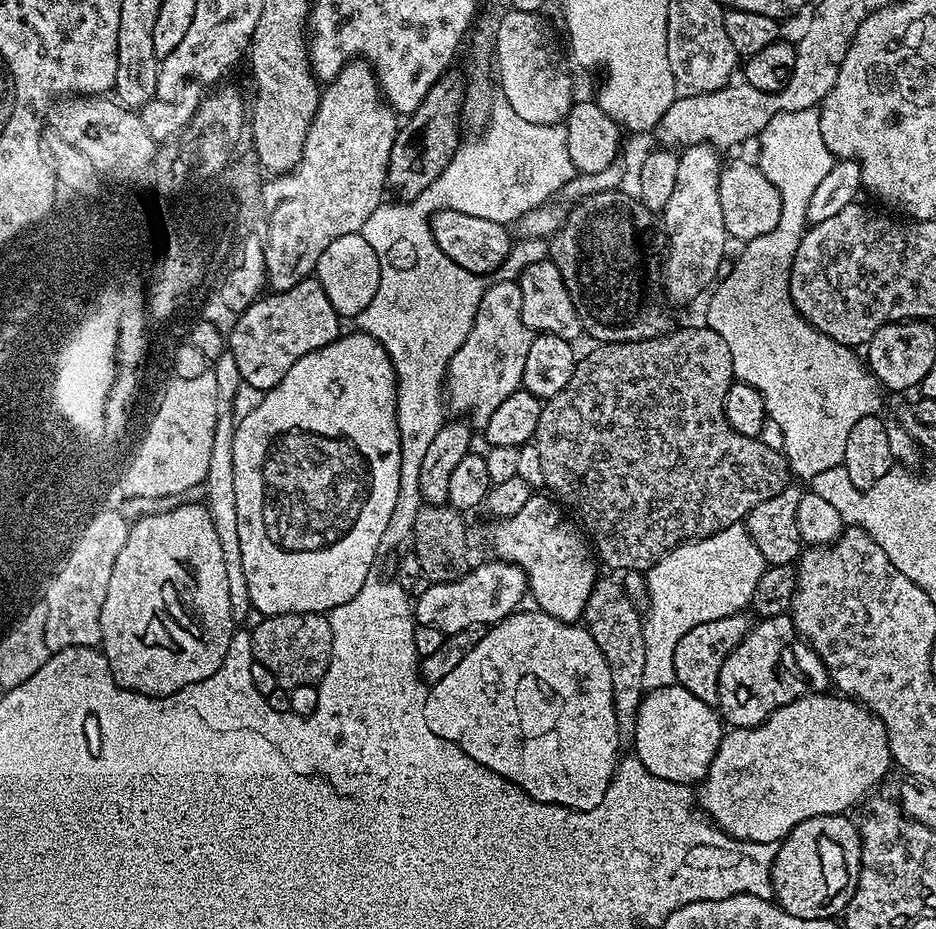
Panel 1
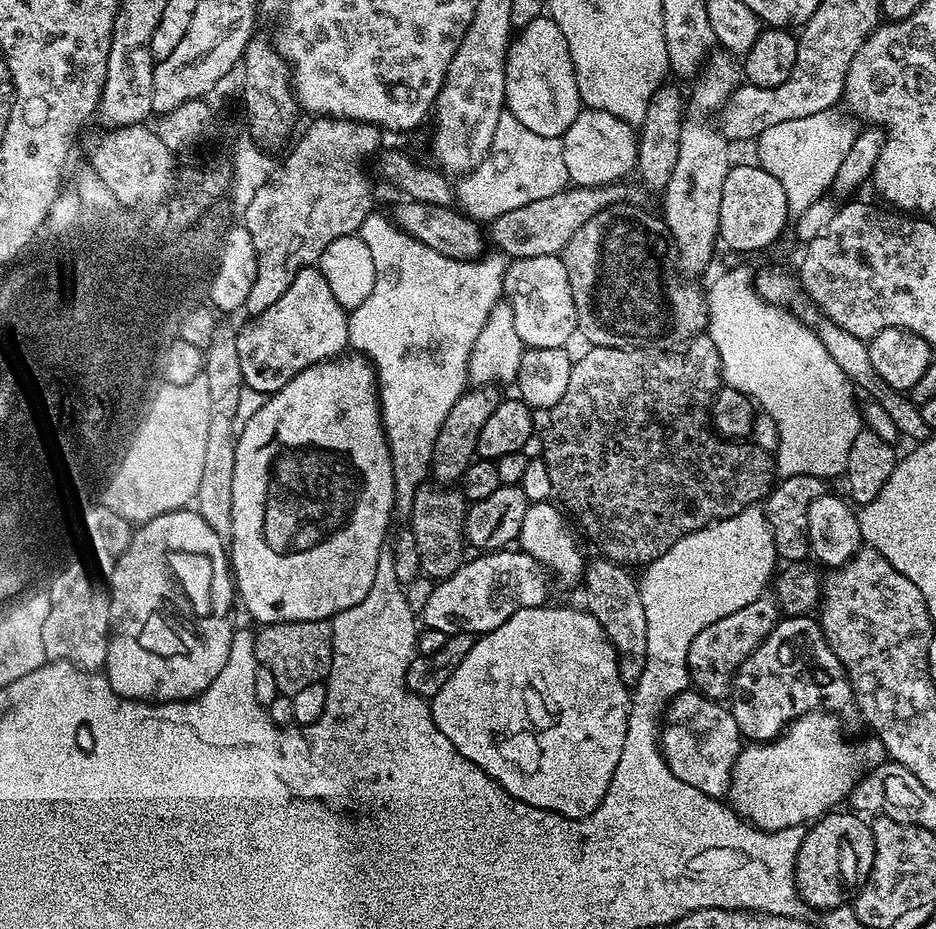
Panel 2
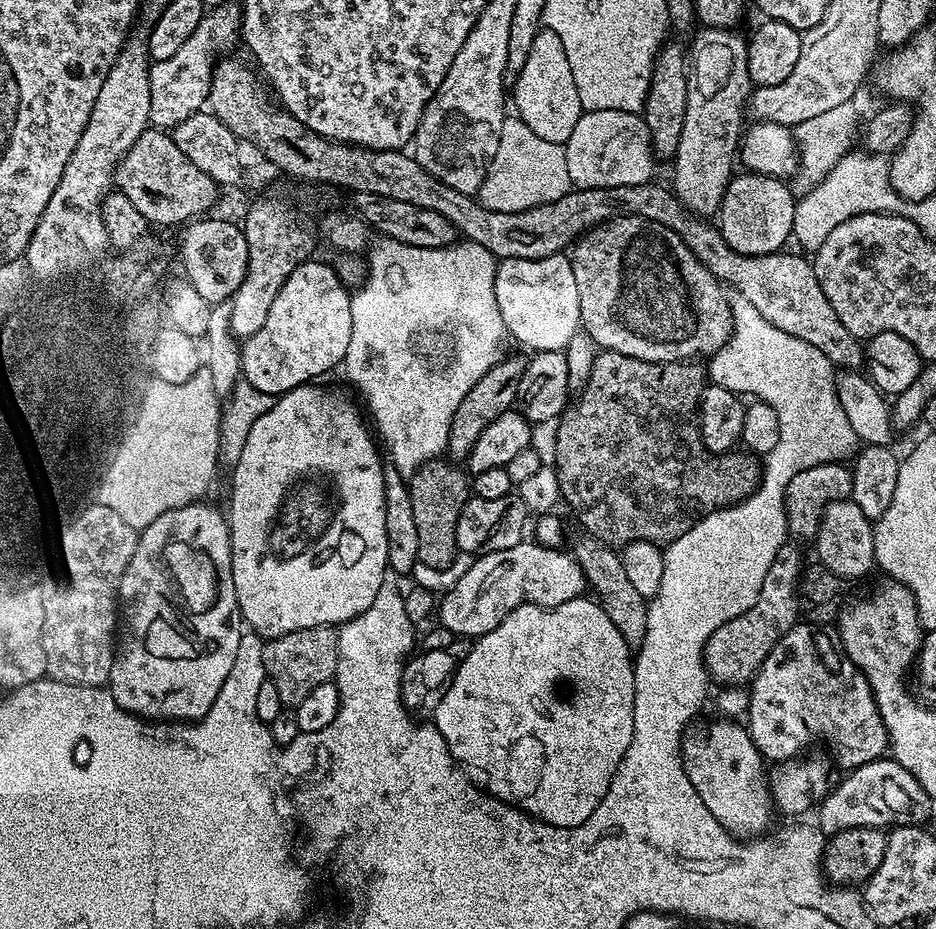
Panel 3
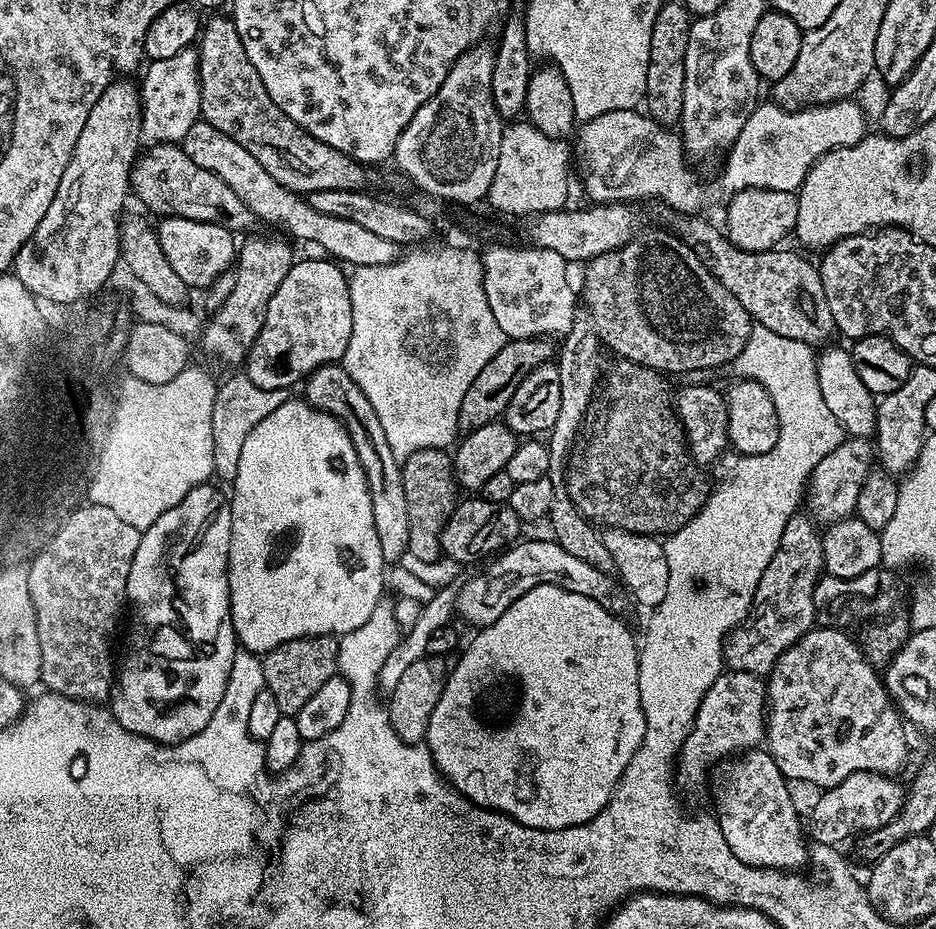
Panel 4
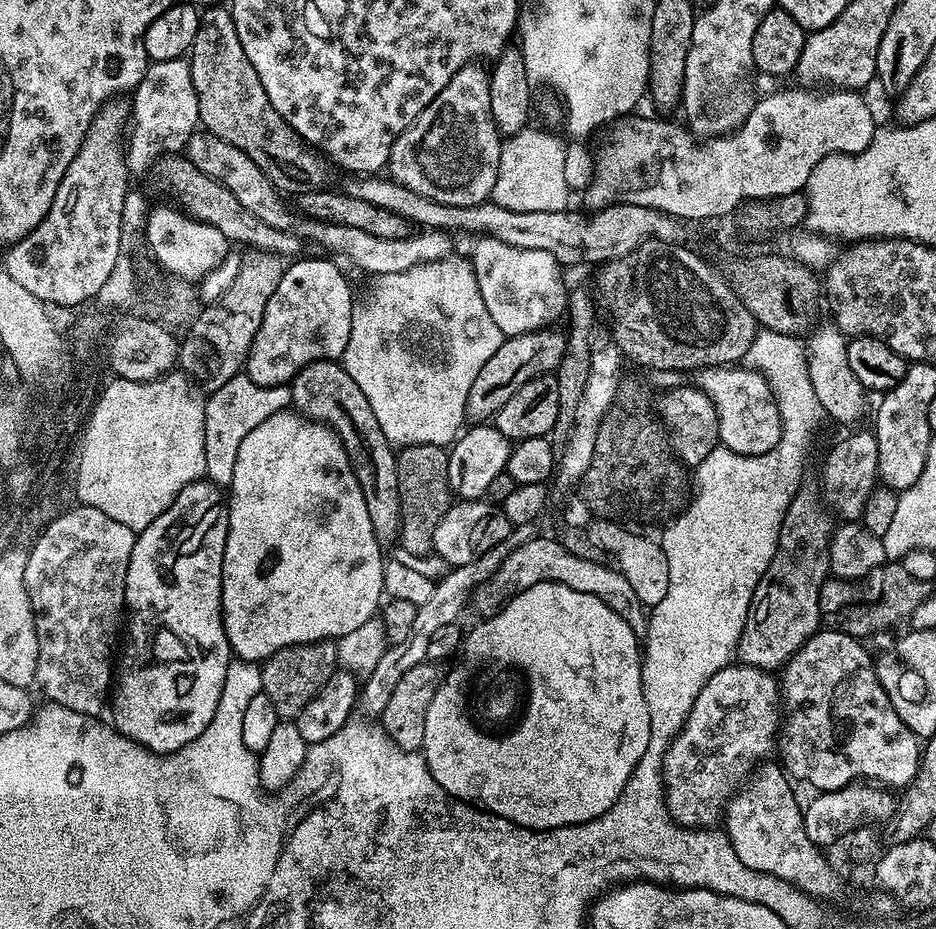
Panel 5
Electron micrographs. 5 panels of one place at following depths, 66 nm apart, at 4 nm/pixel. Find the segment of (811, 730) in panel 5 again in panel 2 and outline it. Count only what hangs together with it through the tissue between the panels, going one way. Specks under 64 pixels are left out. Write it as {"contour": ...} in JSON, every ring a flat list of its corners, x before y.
{"contour":[[785,615,777,620,771,634,741,660,731,680,730,711,741,737,748,742,775,740,792,721,808,712,831,712,844,718,858,712,846,670,811,615]]}

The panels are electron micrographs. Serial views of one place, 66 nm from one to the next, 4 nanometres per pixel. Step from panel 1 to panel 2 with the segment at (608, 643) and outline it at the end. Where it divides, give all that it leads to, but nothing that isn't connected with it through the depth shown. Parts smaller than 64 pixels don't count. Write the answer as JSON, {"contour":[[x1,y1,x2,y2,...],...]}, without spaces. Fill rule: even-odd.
{"contour":[[596,556,585,563,582,577,582,589,584,588,583,605,615,646,620,658,619,676,624,684,634,686,645,669,646,660,646,614,642,608,642,600,639,585,623,565,607,557],[623,588,628,588,628,602,623,594]]}

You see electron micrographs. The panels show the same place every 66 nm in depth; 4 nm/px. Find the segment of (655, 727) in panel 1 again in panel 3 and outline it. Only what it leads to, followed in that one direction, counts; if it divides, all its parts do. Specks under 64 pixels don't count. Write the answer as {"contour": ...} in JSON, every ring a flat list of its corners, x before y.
{"contour":[[716,718,713,724,693,723,684,733,682,741,682,761,684,773,690,778,698,798,706,802,706,810,718,818,718,822,733,838,760,838,769,831,772,824,772,789,766,775,766,761,754,746,747,727,743,723,728,718]]}

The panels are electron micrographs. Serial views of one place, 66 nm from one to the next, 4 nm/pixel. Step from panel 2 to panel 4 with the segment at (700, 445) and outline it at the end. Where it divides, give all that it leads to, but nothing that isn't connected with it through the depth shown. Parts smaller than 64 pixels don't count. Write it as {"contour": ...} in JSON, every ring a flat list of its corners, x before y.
{"contour":[[628,360,616,362,612,368,612,373,608,376,608,413,604,416,604,425,601,426,600,433,593,438,592,445,589,446,588,453,584,456,584,461,576,468,576,473,567,477,567,486,574,506,587,521,601,529,621,528,622,530,637,532,640,535,664,538,677,532,690,518,696,516,696,511,704,504,706,488,696,484,700,480,699,474,696,473,699,471,697,465,692,463,684,443,684,430,680,426,680,419,676,417,673,389,668,389,668,384,664,380,667,380,665,373,655,372,652,368,644,368,640,364,631,364]]}

